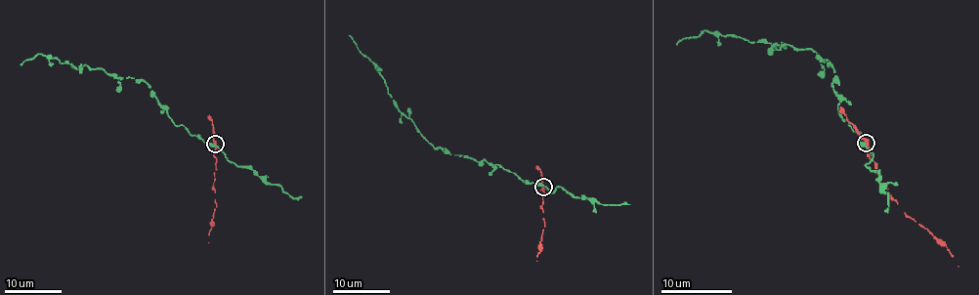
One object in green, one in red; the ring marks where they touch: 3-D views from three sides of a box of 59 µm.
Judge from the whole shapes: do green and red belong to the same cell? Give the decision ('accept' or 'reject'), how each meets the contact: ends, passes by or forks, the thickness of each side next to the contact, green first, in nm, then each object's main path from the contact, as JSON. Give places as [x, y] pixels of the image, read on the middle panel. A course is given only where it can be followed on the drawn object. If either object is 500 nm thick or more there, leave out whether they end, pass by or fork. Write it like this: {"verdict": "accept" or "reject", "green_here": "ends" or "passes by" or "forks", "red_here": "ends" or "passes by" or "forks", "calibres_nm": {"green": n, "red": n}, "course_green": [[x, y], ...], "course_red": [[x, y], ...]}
{"verdict": "reject", "green_here": "passes by", "red_here": "passes by", "calibres_nm": {"green": 300, "red": 320}, "course_green": [[543, 187], [497, 164], [432, 146], [399, 109], [377, 67], [349, 35]], "course_red": [[543, 187], [545, 227], [536, 261]]}

